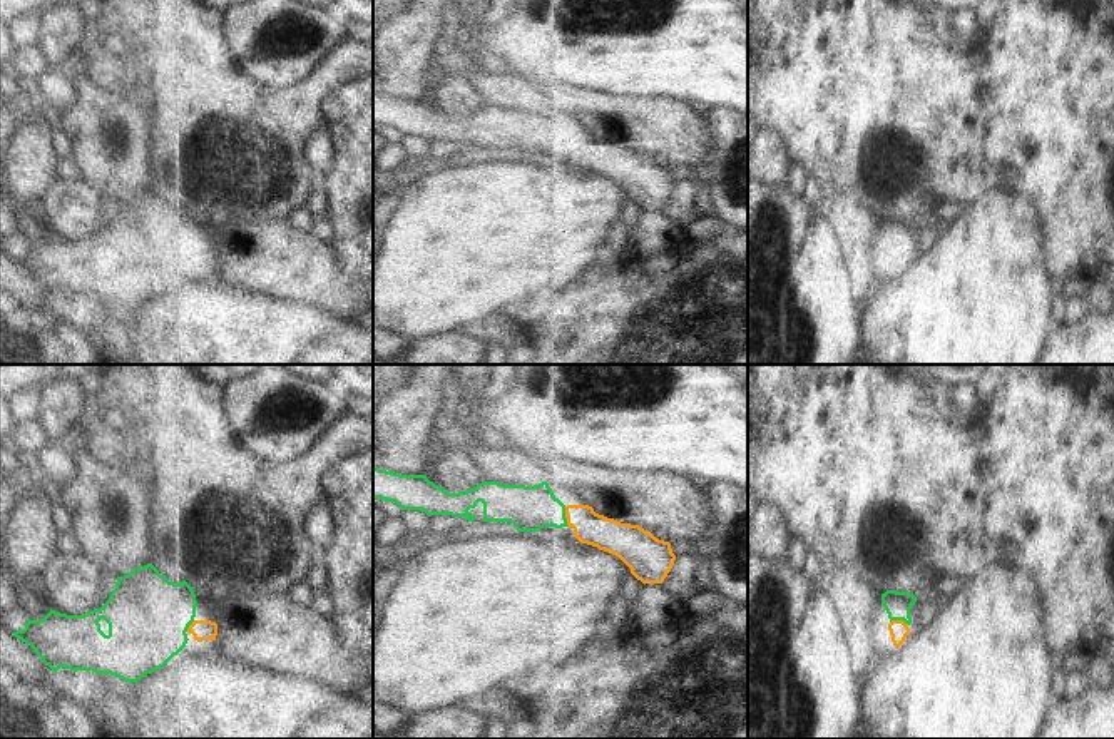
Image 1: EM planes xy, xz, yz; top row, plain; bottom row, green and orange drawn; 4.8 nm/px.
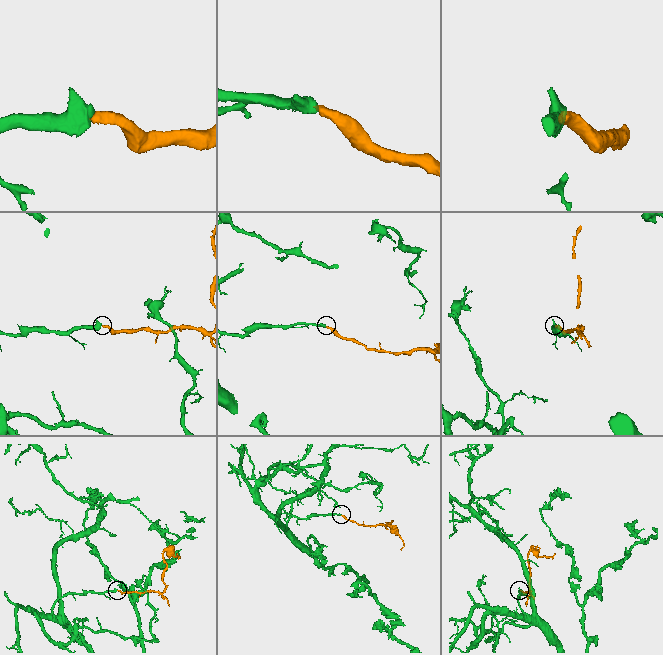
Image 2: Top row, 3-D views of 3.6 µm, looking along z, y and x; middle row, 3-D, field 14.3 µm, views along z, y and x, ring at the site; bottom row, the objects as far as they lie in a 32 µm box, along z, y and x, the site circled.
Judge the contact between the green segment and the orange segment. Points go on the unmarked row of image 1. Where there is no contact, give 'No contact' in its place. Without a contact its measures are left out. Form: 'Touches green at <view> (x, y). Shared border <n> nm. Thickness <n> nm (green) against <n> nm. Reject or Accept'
Touches green at xz (564, 142). Shared border 100 nm. Thickness 220 nm (green) against 160 nm. Accept.

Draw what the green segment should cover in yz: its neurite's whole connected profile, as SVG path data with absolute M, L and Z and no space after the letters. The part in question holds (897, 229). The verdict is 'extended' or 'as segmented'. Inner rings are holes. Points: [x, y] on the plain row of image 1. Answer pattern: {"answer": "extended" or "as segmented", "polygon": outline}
{"answer": "extended", "polygon": "M887 216L885 219L881 219L881 229L890 244L888 256L895 273L900 273L910 259L910 236L915 227L917 222L910 217Z"}

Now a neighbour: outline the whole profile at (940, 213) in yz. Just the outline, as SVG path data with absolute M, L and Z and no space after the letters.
M935 201L928 209L928 221L935 226L947 226L952 222L958 212L962 211L962 206L952 201Z

